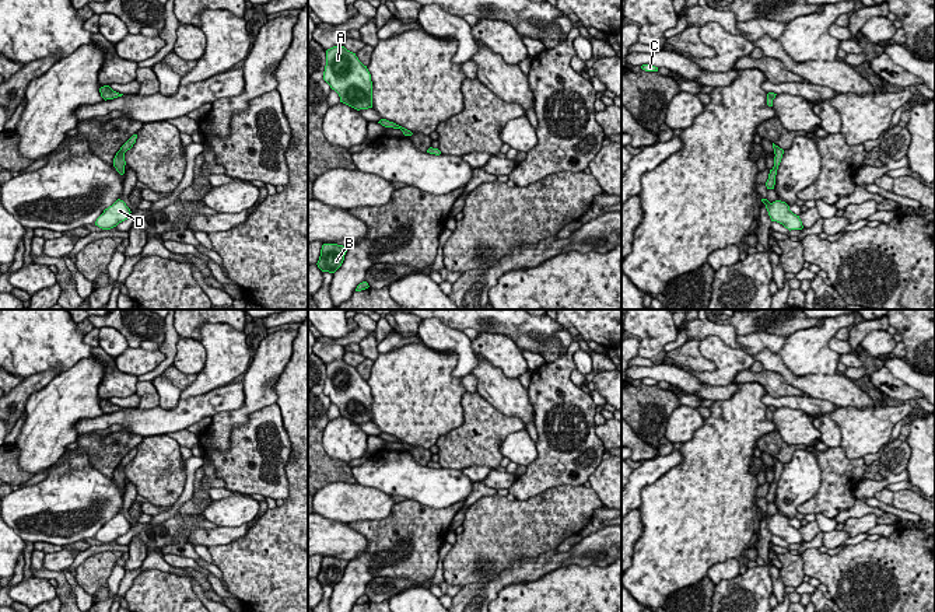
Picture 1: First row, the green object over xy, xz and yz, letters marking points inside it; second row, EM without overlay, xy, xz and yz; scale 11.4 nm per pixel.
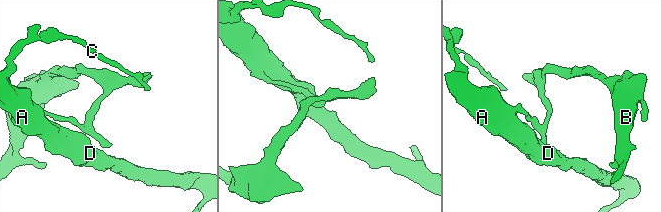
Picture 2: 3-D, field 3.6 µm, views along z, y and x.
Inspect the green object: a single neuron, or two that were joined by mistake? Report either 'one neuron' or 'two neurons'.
two neurons

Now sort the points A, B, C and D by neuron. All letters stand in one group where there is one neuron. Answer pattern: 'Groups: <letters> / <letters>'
Groups: A C D / B

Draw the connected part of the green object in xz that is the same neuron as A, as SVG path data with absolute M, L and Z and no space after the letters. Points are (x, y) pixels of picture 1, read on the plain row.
M344 360L326 364L323 394L339 408L340 416L357 424L372 422L371 388Z

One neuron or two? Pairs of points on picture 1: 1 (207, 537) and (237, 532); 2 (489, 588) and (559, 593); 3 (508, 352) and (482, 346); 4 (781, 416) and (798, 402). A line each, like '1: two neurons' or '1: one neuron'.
1: one neuron
2: two neurons
3: one neuron
4: two neurons

